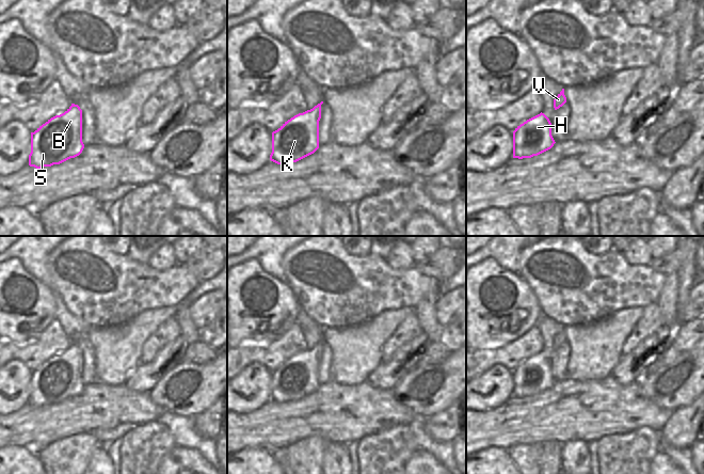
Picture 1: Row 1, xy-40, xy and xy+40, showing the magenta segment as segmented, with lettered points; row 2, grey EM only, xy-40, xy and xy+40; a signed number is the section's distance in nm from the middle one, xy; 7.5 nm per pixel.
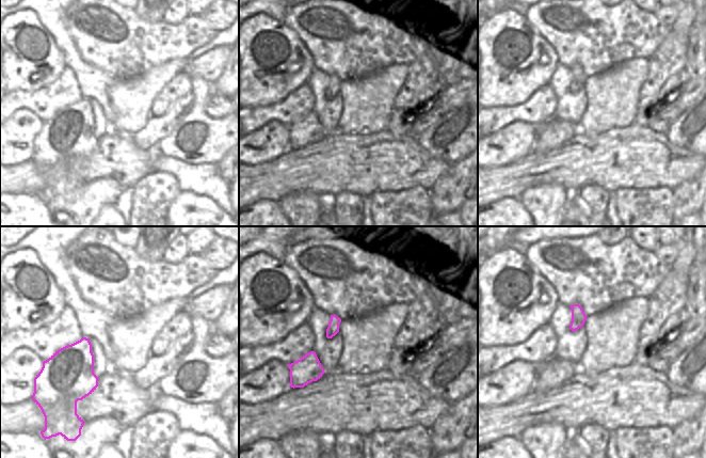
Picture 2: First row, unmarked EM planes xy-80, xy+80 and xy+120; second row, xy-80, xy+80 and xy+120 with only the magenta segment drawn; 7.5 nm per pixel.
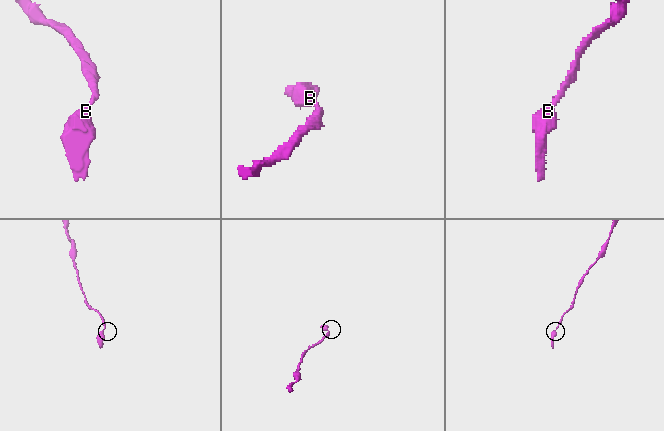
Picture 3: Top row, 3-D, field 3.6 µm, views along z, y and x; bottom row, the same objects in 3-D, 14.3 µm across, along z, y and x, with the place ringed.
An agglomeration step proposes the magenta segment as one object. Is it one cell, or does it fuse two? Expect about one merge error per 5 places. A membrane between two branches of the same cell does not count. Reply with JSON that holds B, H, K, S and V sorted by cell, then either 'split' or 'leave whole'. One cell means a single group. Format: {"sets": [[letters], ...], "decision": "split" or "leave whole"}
{"sets": [["B", "H", "K", "S", "V"]], "decision": "leave whole"}

